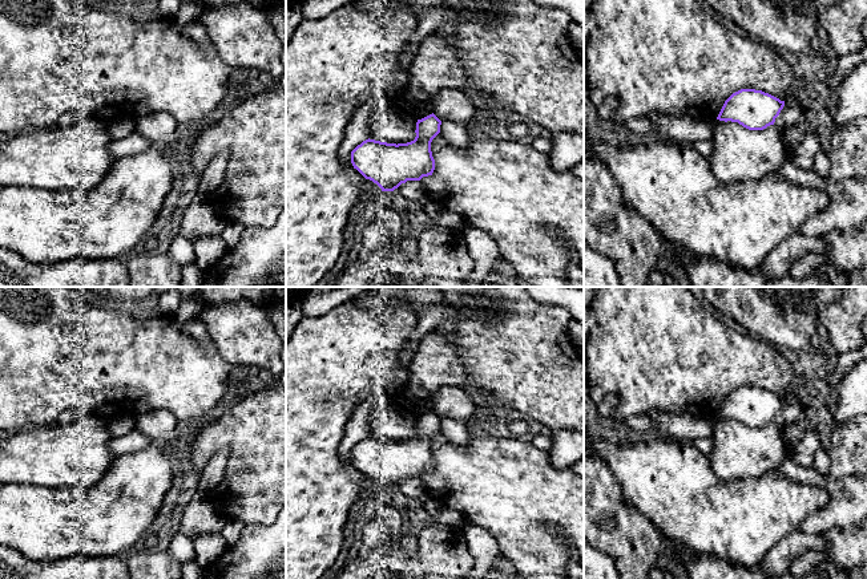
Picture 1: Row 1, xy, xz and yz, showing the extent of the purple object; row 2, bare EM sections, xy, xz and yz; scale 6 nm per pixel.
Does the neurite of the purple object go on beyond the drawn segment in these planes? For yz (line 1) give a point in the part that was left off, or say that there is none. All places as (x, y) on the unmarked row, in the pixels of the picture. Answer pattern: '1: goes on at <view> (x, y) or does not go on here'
1: does not go on here

